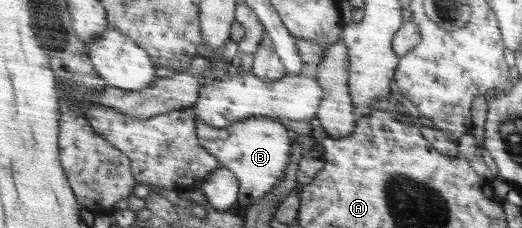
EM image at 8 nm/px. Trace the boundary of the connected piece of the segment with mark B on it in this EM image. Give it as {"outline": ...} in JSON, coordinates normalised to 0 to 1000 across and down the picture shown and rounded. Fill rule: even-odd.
{"outline":[[[475,513],[425,561],[383,544],[377,588],[400,675],[452,772],[458,803],[454,890],[469,921],[517,864],[544,794],[559,693],[561,596],[533,518]]]}

